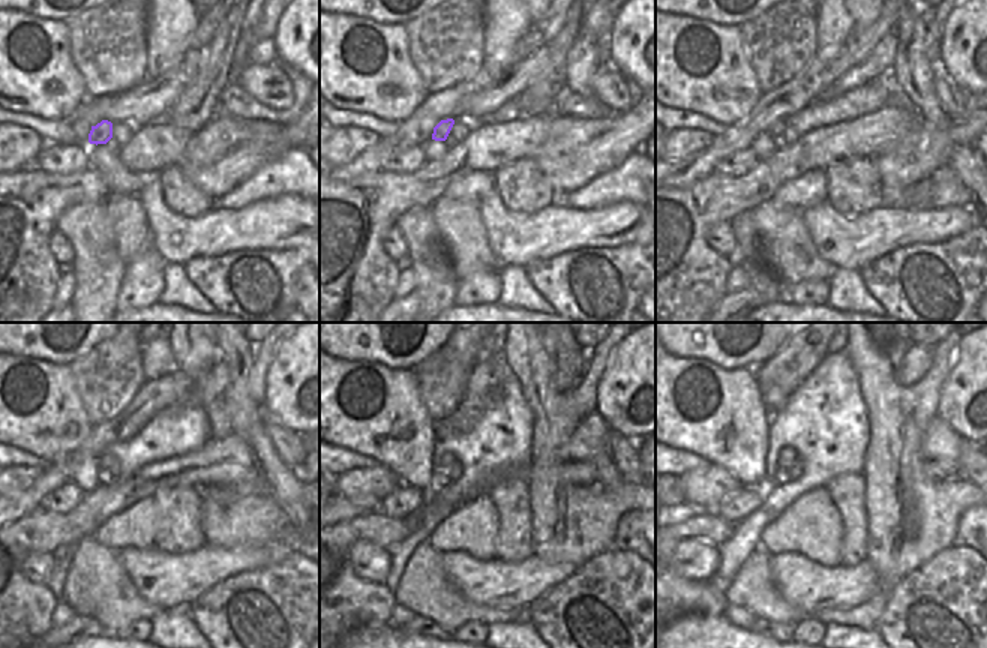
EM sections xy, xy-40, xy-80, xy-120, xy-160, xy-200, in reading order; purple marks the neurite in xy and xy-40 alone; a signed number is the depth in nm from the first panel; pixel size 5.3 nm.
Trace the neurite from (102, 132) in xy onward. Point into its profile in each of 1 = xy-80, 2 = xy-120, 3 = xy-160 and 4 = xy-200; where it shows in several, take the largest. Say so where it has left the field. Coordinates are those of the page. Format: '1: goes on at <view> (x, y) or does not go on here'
1: goes on at xy-80 (777, 129)
2: goes on at xy-120 (105, 462)
3: goes on at xy-160 (447, 461)
4: goes on at xy-200 (788, 458)

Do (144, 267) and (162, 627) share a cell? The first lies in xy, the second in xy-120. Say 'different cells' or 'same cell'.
different cells

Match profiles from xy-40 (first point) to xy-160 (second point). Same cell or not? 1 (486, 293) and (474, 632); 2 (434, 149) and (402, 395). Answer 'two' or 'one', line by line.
1: one
2: one

